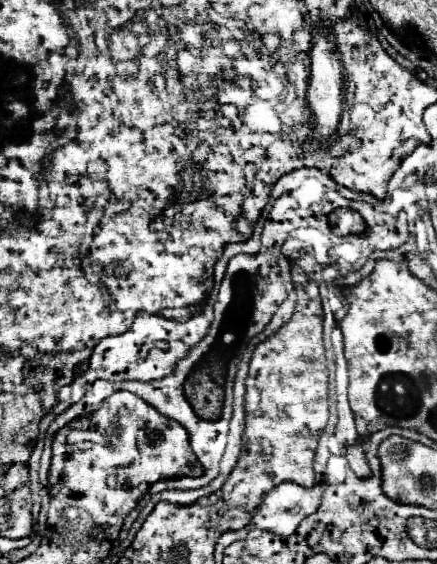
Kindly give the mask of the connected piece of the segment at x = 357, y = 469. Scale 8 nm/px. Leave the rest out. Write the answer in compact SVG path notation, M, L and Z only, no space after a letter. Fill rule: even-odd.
M360 444L347 447L346 460L350 466L349 472L354 472L357 478L364 479L370 476L371 469ZM360 474L365 474L365 476L359 477Z

